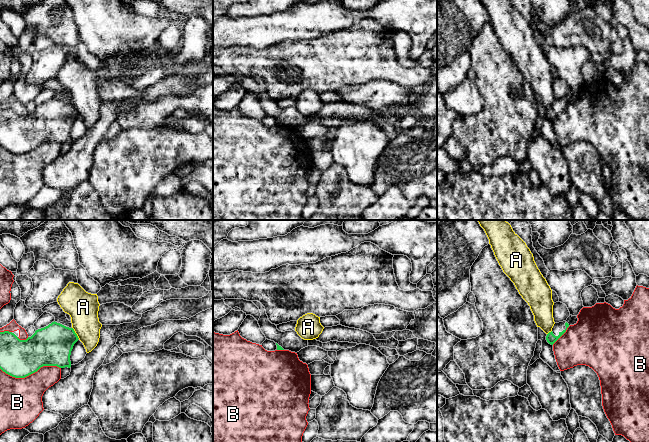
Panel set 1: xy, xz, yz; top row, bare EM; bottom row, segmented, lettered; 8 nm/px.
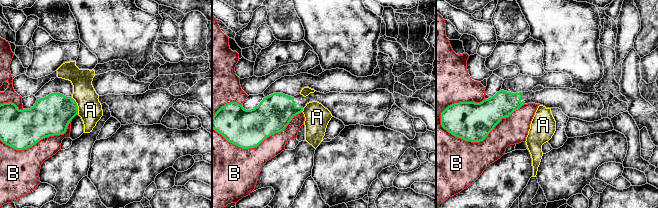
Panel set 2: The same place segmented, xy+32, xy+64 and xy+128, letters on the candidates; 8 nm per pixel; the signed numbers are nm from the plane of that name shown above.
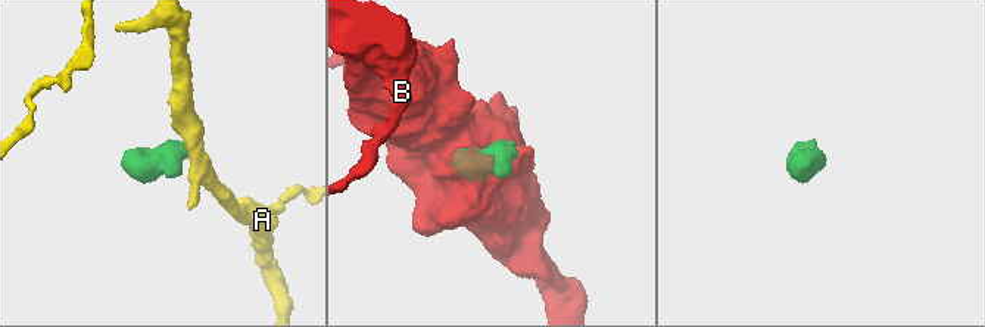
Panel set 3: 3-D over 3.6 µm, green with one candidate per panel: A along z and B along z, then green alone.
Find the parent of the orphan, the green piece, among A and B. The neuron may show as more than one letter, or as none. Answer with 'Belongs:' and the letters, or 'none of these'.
Belongs: none of these

